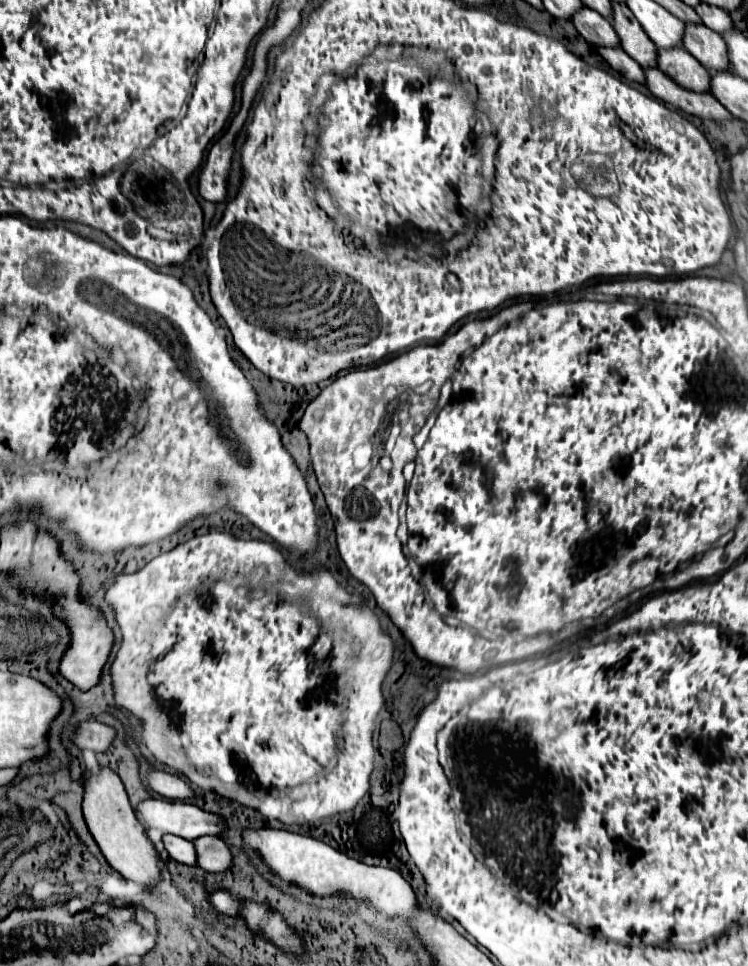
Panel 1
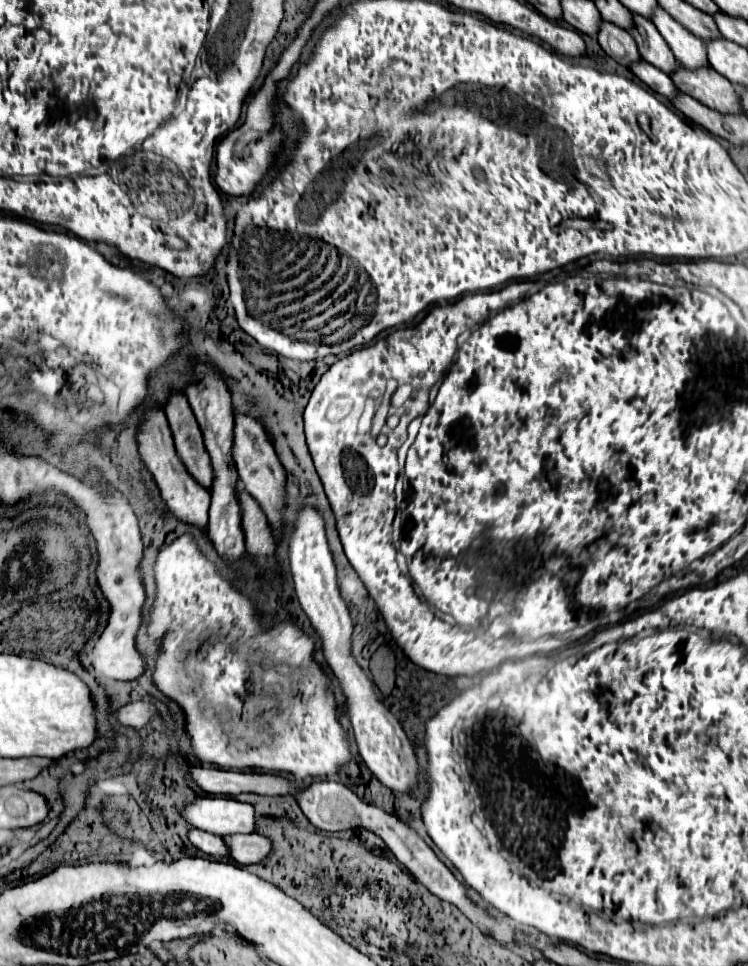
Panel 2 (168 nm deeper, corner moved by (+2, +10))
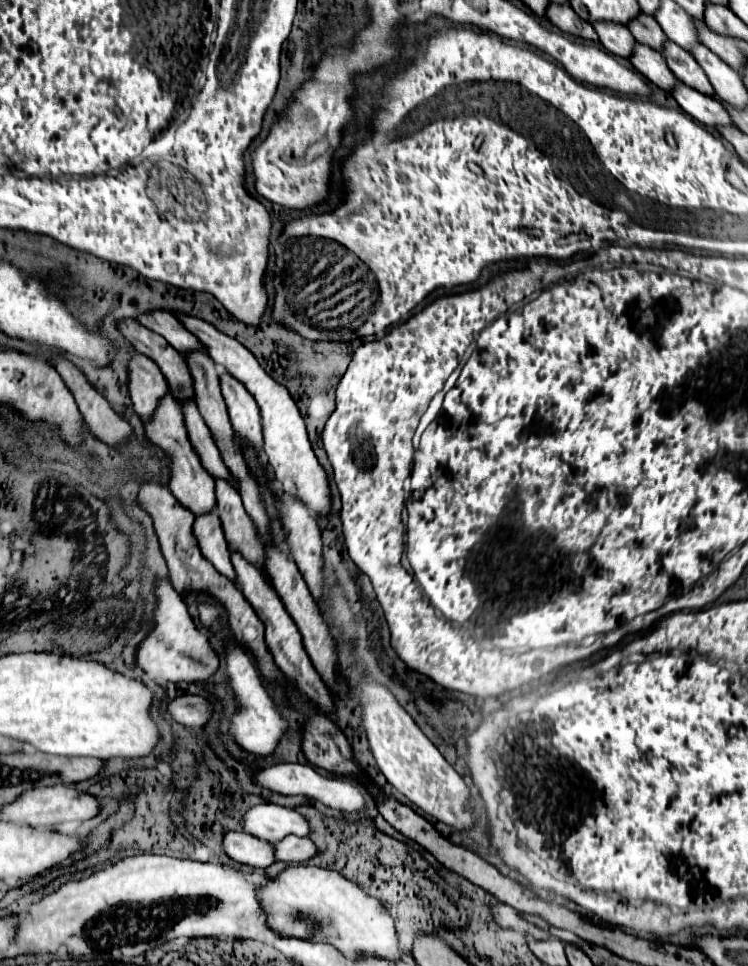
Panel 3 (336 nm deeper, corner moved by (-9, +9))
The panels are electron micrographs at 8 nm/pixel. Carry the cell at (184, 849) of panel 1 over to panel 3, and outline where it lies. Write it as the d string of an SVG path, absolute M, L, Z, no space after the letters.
M243 831L225 833L223 851L237 863L251 865L251 867L269 867L273 863L271 845L255 839L253 835L245 835Z

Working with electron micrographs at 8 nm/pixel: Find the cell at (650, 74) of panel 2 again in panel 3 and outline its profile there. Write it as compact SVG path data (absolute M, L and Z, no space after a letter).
M681 81L675 83L675 87L671 89L671 95L681 105L681 109L689 113L695 121L707 127L731 125L731 119L727 119L727 111L723 111L723 107L719 107L719 103L715 103L715 99L711 99L709 95L703 95Z

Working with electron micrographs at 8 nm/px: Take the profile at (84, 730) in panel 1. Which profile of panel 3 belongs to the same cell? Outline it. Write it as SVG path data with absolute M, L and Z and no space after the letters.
M183 695L173 699L167 705L167 713L171 715L173 721L185 725L185 727L193 727L199 729L207 723L207 719L211 717L213 709L207 703L207 699L203 697L195 697L195 695Z

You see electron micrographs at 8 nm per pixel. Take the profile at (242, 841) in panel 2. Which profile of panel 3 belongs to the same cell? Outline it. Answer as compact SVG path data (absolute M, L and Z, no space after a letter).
M287 835L279 843L273 843L273 857L275 861L287 861L287 863L299 863L317 853L317 847L307 837L295 837Z

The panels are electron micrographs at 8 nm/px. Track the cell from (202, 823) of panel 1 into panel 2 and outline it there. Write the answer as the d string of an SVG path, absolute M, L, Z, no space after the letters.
M204 796L186 804L184 818L200 830L228 836L256 832L256 810L252 804L244 804L222 796Z

